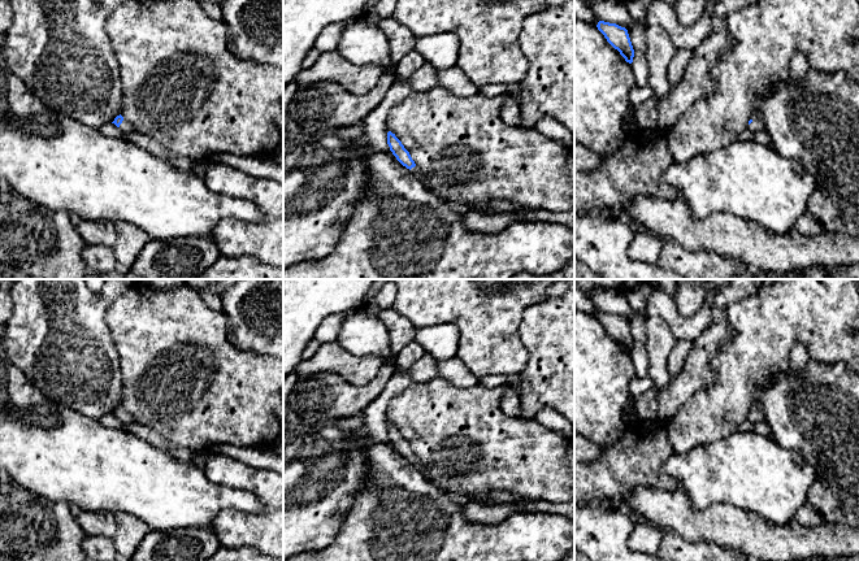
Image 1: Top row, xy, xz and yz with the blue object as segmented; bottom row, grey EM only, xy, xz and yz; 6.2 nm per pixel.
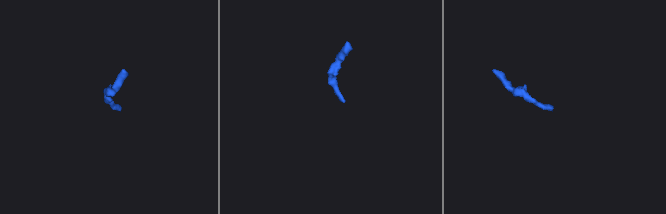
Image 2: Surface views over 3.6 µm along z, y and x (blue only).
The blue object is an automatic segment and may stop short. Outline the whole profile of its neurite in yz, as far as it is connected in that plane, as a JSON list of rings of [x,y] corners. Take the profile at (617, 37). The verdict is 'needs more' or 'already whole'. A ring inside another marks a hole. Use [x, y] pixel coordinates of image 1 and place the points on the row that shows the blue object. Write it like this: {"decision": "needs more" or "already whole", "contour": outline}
{"decision": "already whole", "contour": [[[599,21],[596,27],[604,35],[607,42],[620,52],[625,61],[632,64],[634,49],[628,30],[616,23],[609,23],[604,21]]]}

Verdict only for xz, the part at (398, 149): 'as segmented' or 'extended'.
extended

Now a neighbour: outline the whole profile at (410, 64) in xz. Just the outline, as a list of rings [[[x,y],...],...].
[[[413,49],[395,65],[395,74],[399,79],[407,79],[413,75],[425,62],[426,60],[416,49]]]

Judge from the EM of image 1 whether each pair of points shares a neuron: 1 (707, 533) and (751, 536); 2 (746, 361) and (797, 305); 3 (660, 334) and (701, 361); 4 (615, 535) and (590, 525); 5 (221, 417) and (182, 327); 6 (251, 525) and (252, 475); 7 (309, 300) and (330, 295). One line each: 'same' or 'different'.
1: same
2: same
3: different
4: same
5: same
6: same
7: same

